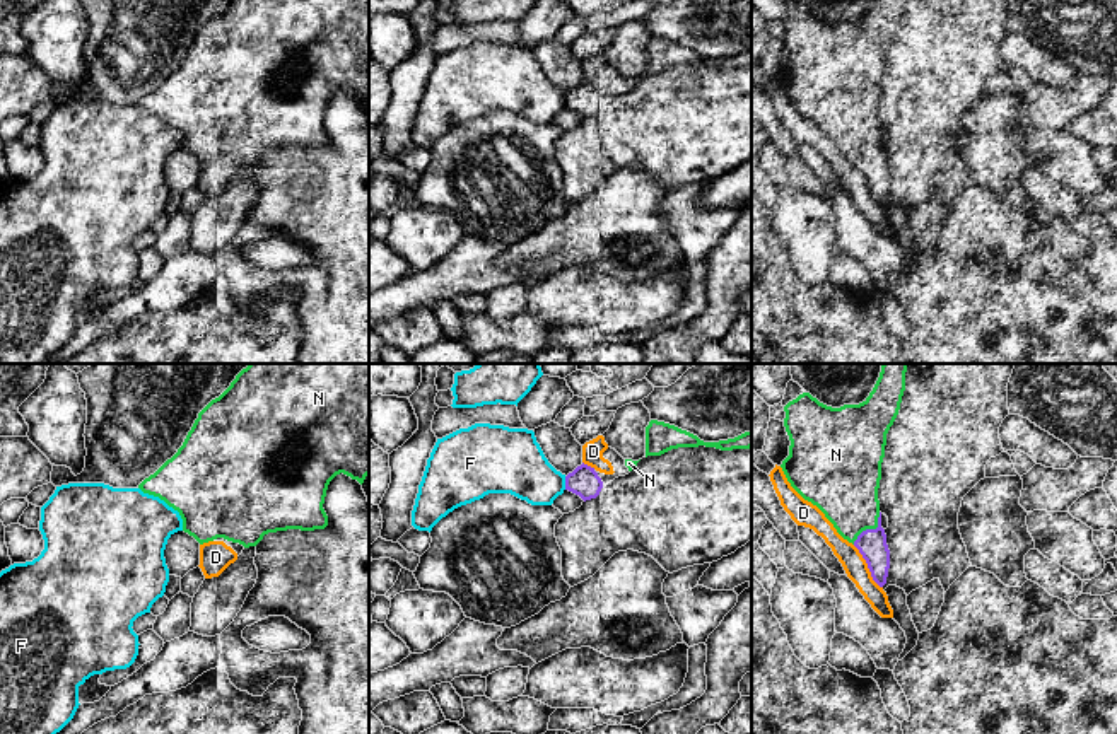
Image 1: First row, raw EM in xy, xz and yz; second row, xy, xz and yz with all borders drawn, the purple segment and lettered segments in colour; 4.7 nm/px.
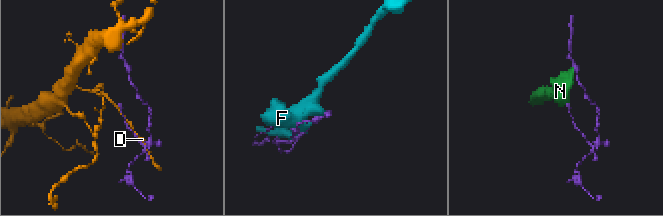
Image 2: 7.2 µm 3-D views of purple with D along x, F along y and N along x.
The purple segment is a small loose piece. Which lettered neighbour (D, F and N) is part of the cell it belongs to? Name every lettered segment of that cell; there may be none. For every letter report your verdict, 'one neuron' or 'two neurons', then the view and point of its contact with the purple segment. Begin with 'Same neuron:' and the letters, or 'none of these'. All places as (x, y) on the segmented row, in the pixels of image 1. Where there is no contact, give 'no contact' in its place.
Same neuron: N
D: two neurons; contact yz (868, 567)
F: two neurons; contact xz (566, 483)
N: one neuron; contact yz (870, 530)

